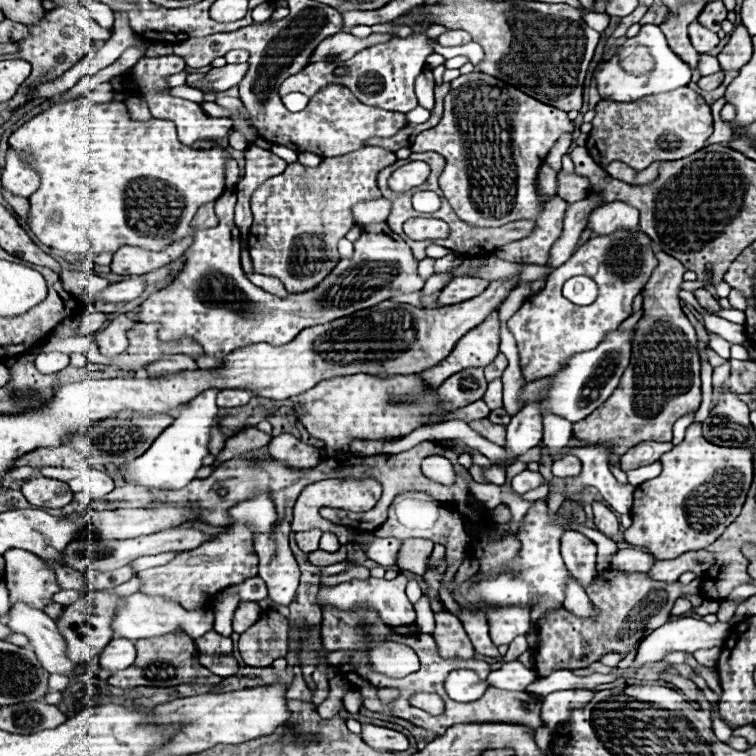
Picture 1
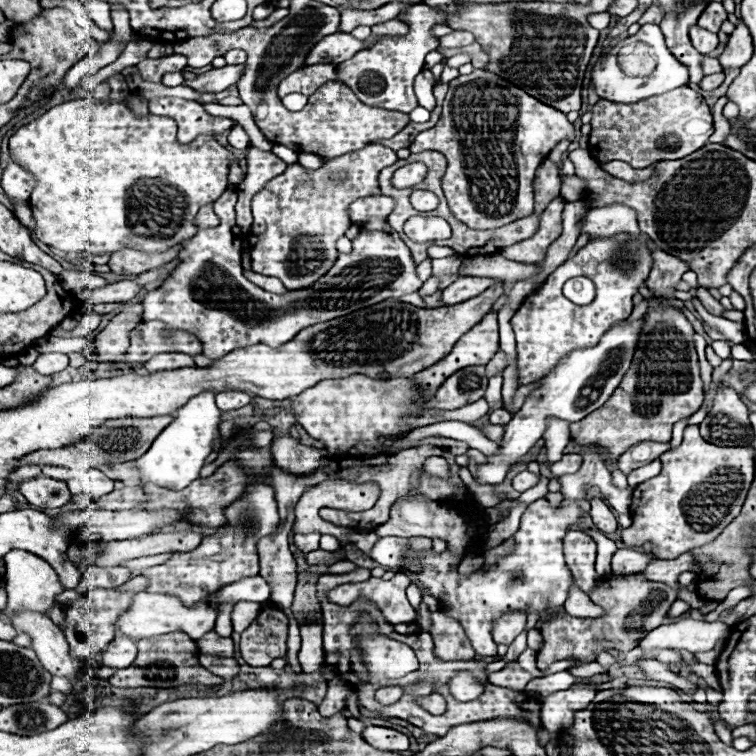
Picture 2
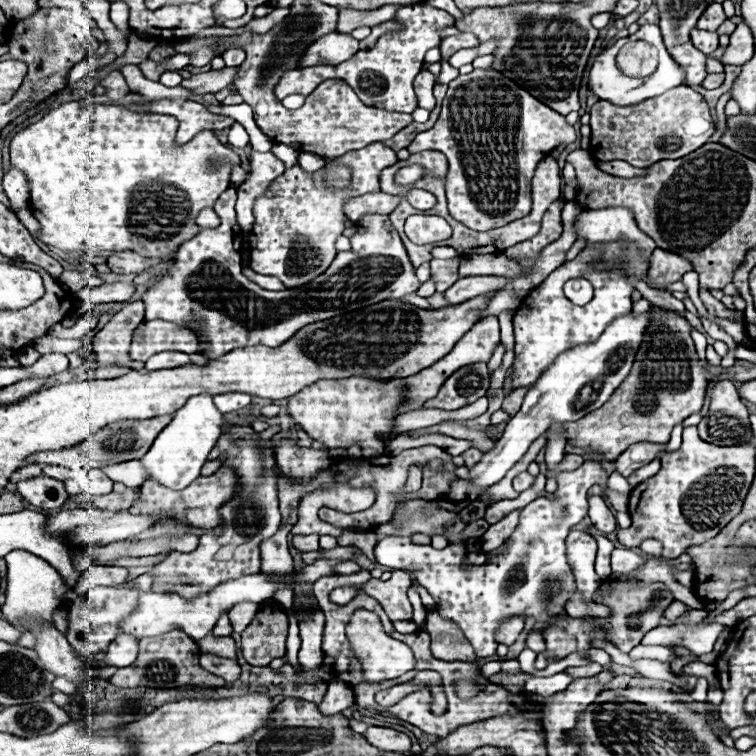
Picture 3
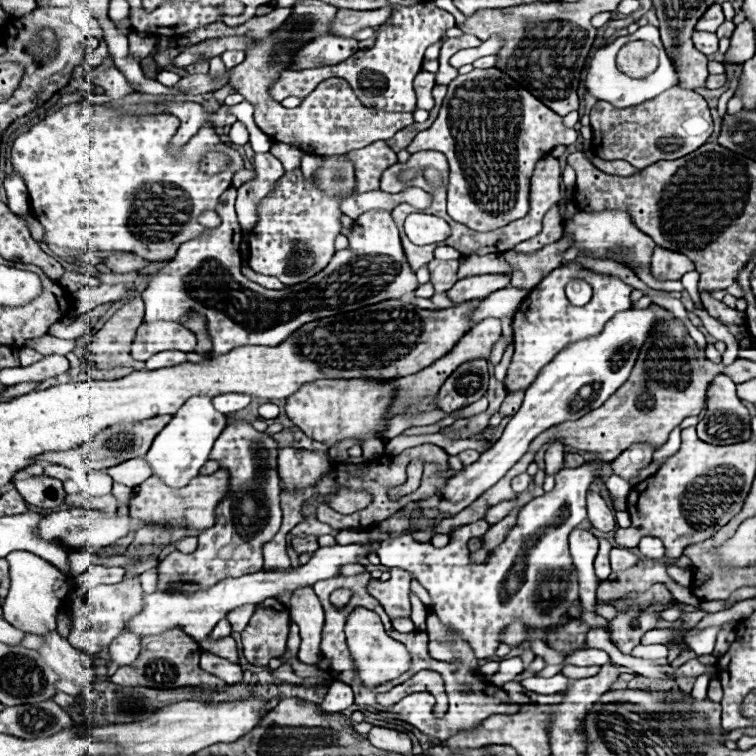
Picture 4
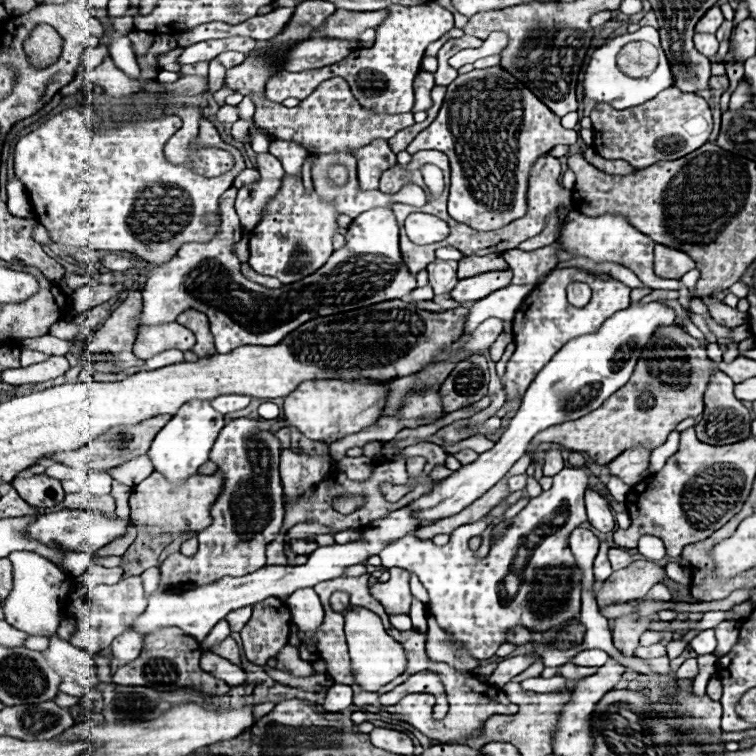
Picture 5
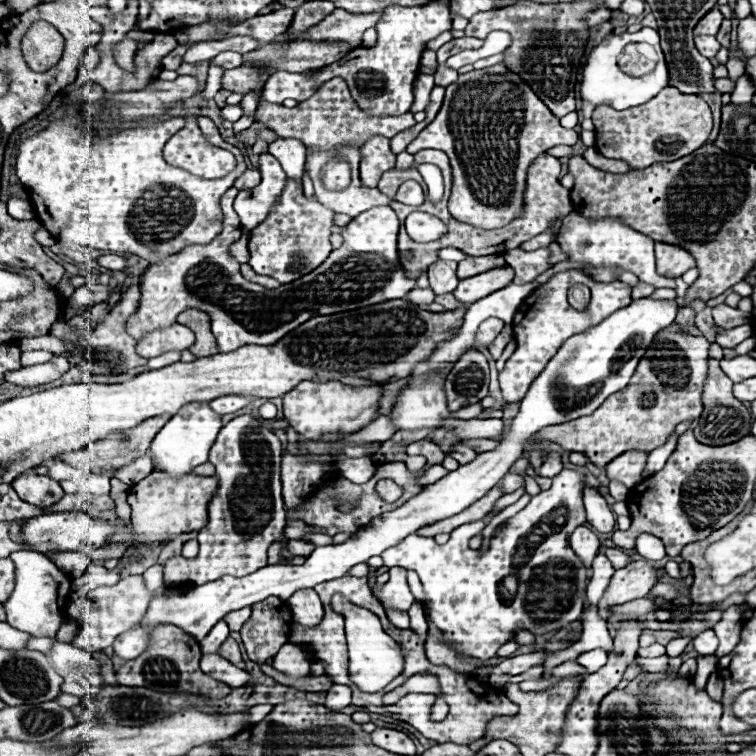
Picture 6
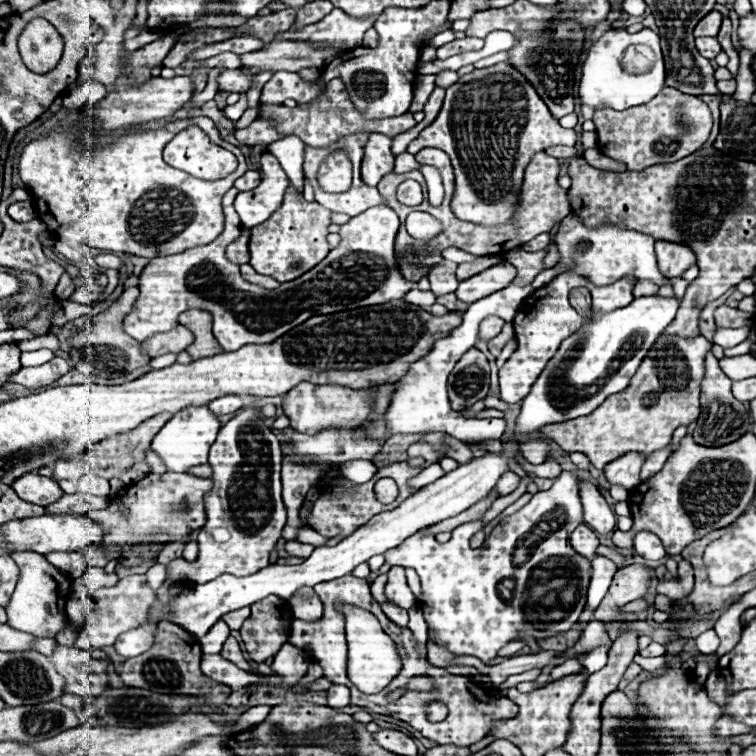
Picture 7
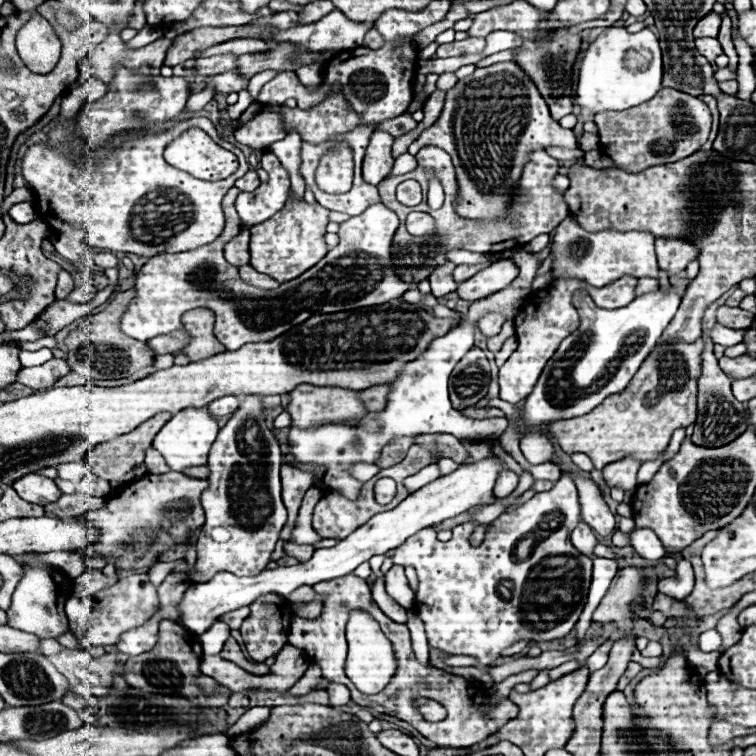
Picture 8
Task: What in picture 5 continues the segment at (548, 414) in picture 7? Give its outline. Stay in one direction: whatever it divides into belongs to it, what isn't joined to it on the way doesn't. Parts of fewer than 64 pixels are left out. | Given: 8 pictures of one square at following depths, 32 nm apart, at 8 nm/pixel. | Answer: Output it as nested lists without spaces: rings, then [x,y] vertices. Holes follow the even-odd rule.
[[[632,302],[626,310],[618,310],[618,314],[612,314],[594,334],[584,334],[582,338],[572,338],[570,342],[566,342],[566,346],[562,346],[562,350],[558,350],[558,354],[534,378],[534,382],[530,384],[530,388],[522,398],[520,410],[510,420],[510,426],[506,428],[506,432],[502,434],[502,438],[496,442],[492,450],[482,452],[474,462],[464,464],[462,468],[458,468],[456,472],[440,480],[428,494],[412,500],[404,508],[398,508],[386,514],[386,518],[378,518],[370,522],[366,530],[360,530],[362,534],[360,540],[352,540],[346,544],[318,546],[318,550],[314,550],[308,556],[308,562],[302,566],[264,566],[254,574],[246,574],[242,578],[222,578],[198,590],[188,590],[180,594],[156,592],[148,598],[146,612],[134,622],[132,628],[144,634],[152,634],[162,626],[178,626],[186,634],[202,642],[228,612],[238,610],[242,606],[254,606],[270,596],[284,600],[300,588],[312,588],[318,582],[340,578],[348,566],[366,562],[370,556],[380,554],[390,542],[396,542],[406,534],[414,534],[424,524],[450,518],[462,512],[506,476],[512,464],[526,454],[532,436],[536,436],[540,430],[548,426],[562,424],[590,414],[592,410],[602,406],[602,402],[608,396],[612,396],[622,386],[626,386],[642,354],[642,348],[650,342],[654,330],[658,330],[660,326],[670,326],[674,318],[676,318],[674,310],[662,302],[646,302],[646,304]]]

